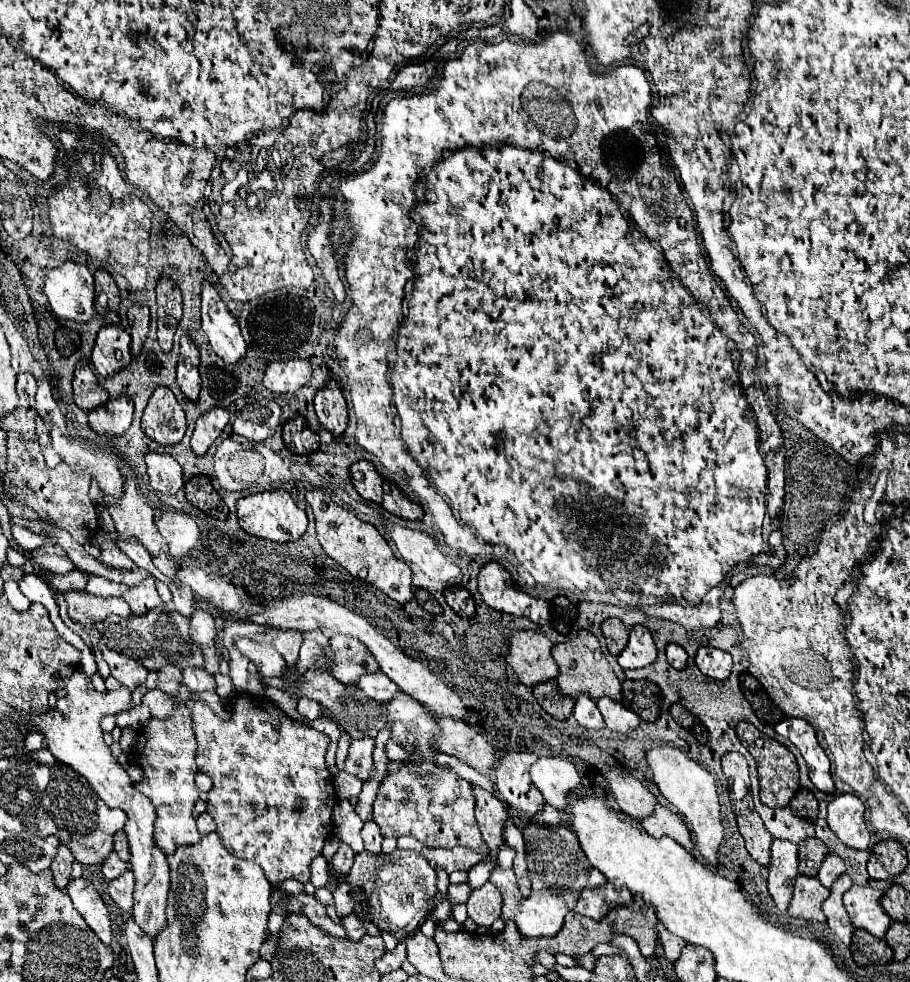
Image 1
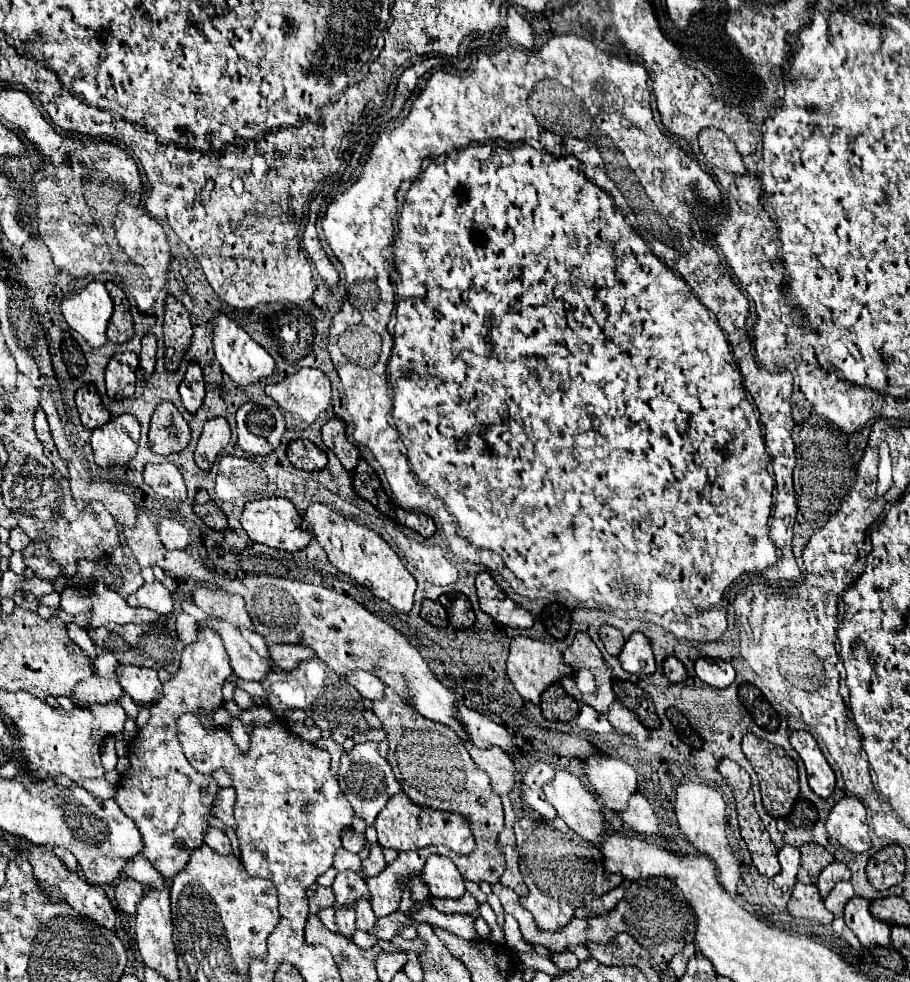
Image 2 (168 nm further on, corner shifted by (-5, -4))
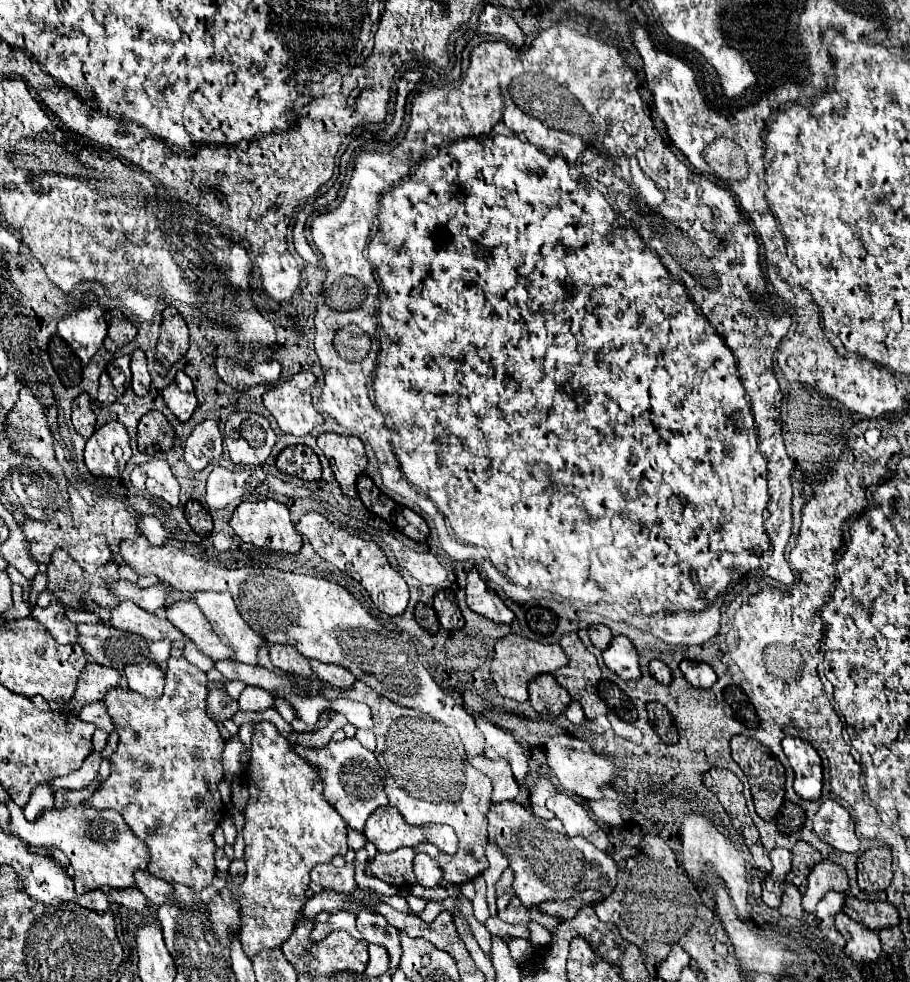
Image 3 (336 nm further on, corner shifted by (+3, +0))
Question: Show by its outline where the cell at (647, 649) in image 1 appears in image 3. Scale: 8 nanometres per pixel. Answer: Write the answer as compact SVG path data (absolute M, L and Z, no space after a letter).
M624 635L612 639L610 647L604 651L604 663L622 679L640 679L638 653L630 639L626 639Z

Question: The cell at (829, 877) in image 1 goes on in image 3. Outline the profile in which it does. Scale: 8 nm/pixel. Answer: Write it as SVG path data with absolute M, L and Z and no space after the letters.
M832 861L818 863L808 875L808 887L802 897L802 909L806 913L814 913L818 901L826 895L826 891L840 891L840 893L848 891L846 871Z

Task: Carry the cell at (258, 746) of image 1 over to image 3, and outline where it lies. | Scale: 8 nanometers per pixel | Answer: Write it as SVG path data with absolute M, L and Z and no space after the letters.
M268 721L254 725L252 735L252 759L248 765L246 787L250 801L244 811L244 841L246 841L246 879L242 885L230 885L232 895L240 899L240 941L248 957L264 949L280 947L292 933L302 905L306 903L306 889L310 883L310 871L318 863L330 863L334 855L346 855L346 823L322 797L322 781L308 763L292 751L292 745L276 731Z

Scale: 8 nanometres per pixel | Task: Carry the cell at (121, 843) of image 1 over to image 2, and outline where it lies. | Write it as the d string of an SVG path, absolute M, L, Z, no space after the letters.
M134 855L134 859L128 859L128 865L124 865L124 873L136 881L140 881L140 885L148 887L152 883L162 885L160 873L156 869L152 869L152 865L144 859L144 855Z

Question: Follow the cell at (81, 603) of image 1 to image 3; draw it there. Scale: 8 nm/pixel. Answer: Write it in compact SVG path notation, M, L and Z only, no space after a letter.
M124 601L116 609L112 609L110 625L116 629L124 629L124 631L142 635L146 641L186 639L184 633L180 629L176 629L168 619L160 619L154 613L142 611L132 601Z

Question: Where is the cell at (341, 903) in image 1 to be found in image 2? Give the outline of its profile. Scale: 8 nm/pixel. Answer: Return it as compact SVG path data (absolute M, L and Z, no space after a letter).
M360 899L360 903L356 903L356 927L362 931L370 931L376 923L376 915L372 911L372 905L368 899Z

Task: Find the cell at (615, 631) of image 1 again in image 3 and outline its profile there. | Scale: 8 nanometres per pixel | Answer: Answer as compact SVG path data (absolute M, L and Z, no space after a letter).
M590 625L588 633L590 633L592 645L596 649L600 649L600 651L604 651L610 645L610 641L612 641L612 631L606 625Z

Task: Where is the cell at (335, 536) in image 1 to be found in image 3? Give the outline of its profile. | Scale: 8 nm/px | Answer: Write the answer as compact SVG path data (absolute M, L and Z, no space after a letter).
M306 513L300 523L296 525L296 531L306 537L314 551L328 563L332 563L334 567L338 567L340 571L348 573L350 577L354 577L370 595L370 599L374 601L374 605L386 613L386 615L402 615L406 605L408 605L408 585L406 581L390 567L384 551L372 543L372 541L364 541L356 535L350 535L348 531L334 527L326 517L322 517L320 513Z

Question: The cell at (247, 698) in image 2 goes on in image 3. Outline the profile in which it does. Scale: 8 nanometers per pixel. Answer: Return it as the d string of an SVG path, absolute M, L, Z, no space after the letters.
M212 689L208 693L208 717L214 721L226 721L232 719L232 715L238 711L238 703L228 697L220 689Z

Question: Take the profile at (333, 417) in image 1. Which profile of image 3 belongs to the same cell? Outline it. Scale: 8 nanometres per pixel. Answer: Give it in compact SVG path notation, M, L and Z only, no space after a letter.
M322 433L318 437L318 447L330 461L330 467L334 471L334 477L346 497L356 497L356 483L358 477L364 475L366 469L366 451L364 445L356 445L356 439L348 435L336 435L336 433Z

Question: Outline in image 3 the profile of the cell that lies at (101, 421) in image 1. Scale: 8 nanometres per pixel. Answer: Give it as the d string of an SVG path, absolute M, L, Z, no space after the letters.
M118 421L102 425L86 441L84 461L94 477L120 477L130 457L130 437Z

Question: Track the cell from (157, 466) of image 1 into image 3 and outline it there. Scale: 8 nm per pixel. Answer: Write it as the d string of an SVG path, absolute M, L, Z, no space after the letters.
M154 459L154 461L134 467L130 473L130 481L136 489L148 491L150 495L164 499L172 507L178 505L180 485L164 459Z

